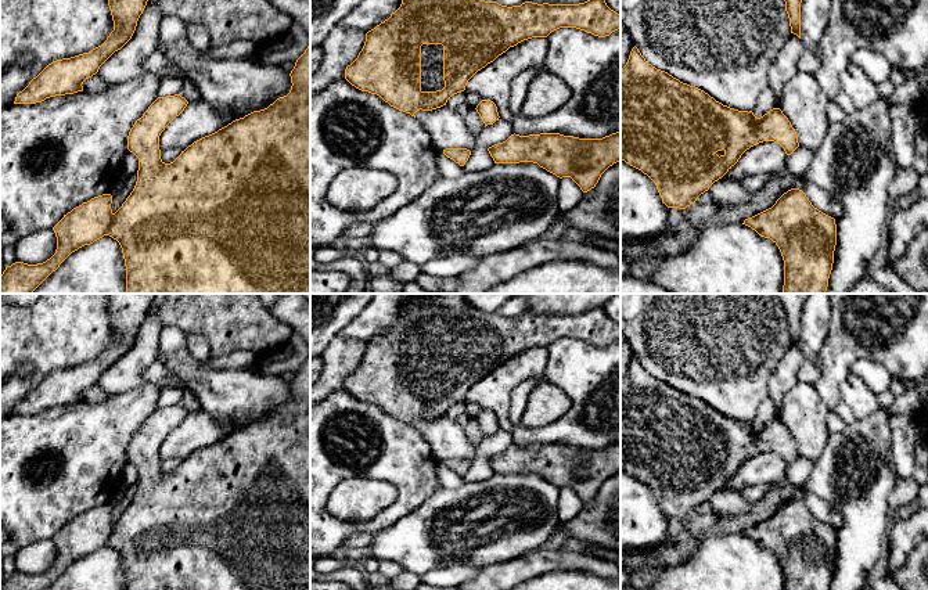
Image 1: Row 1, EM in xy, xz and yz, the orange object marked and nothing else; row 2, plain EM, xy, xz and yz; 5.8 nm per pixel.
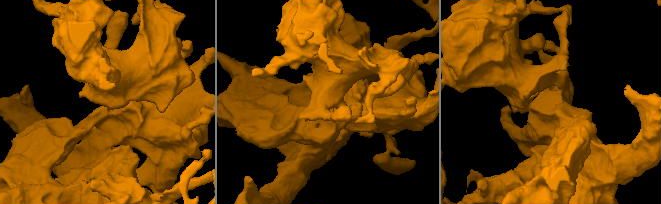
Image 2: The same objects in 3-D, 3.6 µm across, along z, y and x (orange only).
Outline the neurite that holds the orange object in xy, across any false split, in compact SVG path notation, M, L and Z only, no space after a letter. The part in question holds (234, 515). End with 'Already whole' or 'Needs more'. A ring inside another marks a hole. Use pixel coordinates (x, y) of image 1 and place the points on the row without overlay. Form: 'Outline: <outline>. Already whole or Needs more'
Outline: M310 353L296 370L289 386L292 396L287 406L277 409L265 420L253 421L194 452L170 474L161 470L159 446L184 421L188 411L180 404L158 407L136 431L127 446L127 460L139 468L139 481L136 496L122 517L114 524L111 519L112 506L102 504L73 518L53 537L57 560L50 569L37 575L15 572L6 578L0 590L46 590L72 562L104 546L119 553L126 576L126 590L310 590Z. Already whole

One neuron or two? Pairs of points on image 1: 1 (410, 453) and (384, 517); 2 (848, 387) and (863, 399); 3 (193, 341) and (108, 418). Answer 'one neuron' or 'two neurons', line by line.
1: one neuron
2: one neuron
3: two neurons

